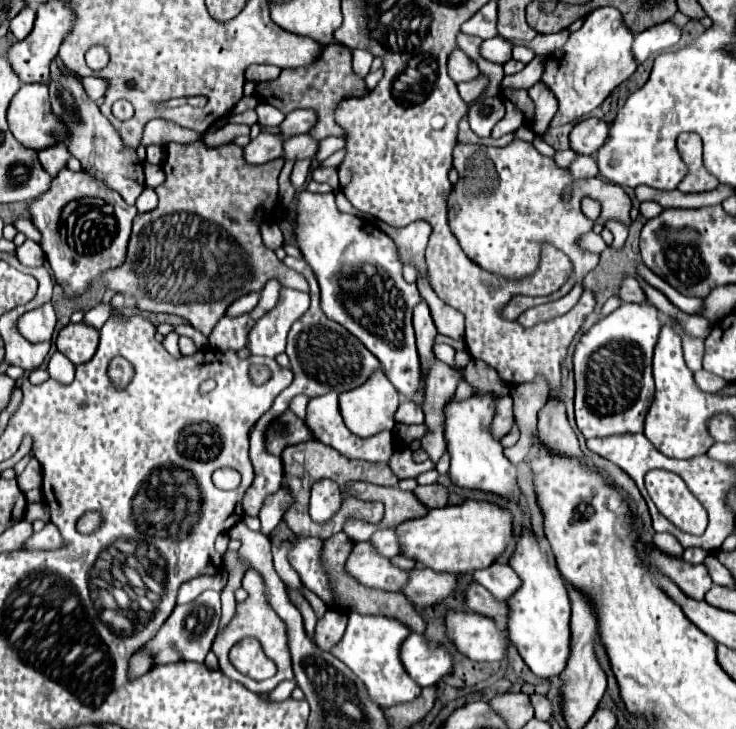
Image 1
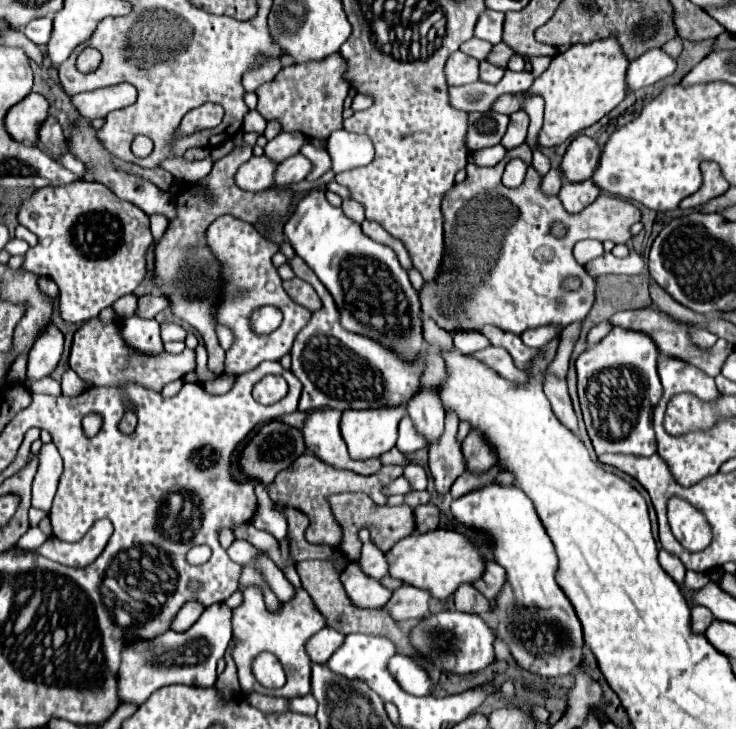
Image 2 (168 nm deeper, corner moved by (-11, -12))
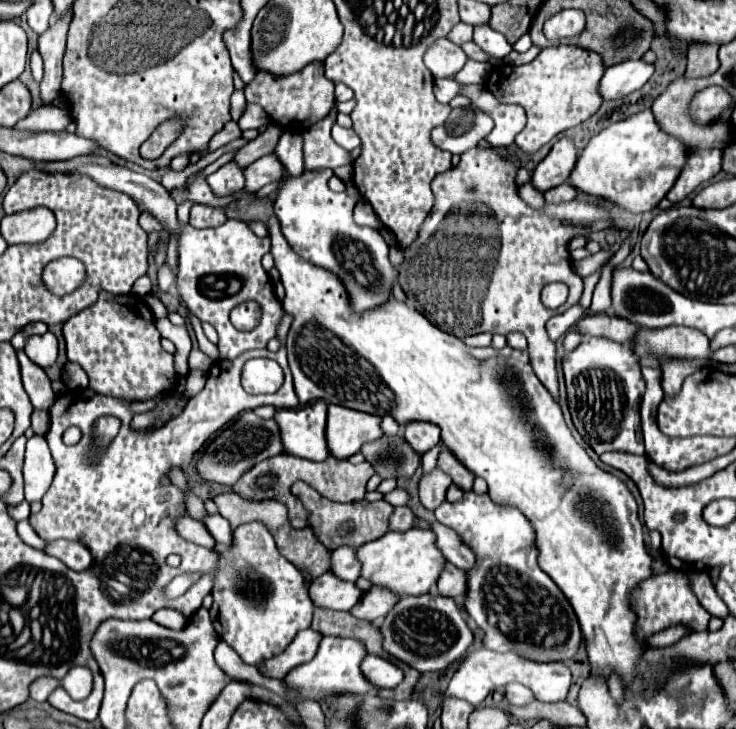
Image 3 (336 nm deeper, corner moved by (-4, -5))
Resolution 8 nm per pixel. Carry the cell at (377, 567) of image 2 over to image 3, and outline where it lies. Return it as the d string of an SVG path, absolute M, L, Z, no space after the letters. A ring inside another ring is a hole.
M339 547L331 551L331 573L343 581L355 583L361 575L361 563L357 561L353 547Z

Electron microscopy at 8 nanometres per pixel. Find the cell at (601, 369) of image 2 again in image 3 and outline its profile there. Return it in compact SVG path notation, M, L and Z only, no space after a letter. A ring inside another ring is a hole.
M585 337L573 353L563 357L561 367L571 419L583 441L593 447L597 455L607 451L645 455L639 421L639 403L641 393L645 391L645 381L631 345L605 341L603 337Z

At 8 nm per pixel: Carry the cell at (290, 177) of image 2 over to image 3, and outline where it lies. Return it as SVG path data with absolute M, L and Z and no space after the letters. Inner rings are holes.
M271 153L271 155L265 155L265 157L253 161L251 165L247 165L243 173L245 173L245 187L243 187L243 191L253 195L261 187L265 187L267 183L279 181L285 175L285 169L279 163L277 155Z

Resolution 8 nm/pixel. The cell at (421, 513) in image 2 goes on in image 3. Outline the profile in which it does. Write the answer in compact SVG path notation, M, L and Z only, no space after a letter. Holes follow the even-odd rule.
M395 507L389 517L389 529L391 531L409 531L413 527L413 511L409 507Z

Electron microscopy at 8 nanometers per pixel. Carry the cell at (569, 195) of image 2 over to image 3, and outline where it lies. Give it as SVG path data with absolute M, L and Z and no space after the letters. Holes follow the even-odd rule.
M563 183L559 187L553 187L549 191L543 193L547 203L565 203L565 201L573 201L577 195L577 191L573 187L569 187L569 183Z

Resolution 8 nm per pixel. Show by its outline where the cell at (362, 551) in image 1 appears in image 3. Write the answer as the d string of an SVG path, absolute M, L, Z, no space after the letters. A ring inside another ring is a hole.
M323 573L313 579L307 589L315 607L333 611L349 611L363 595L355 583L341 581L339 577L333 577L333 573Z

